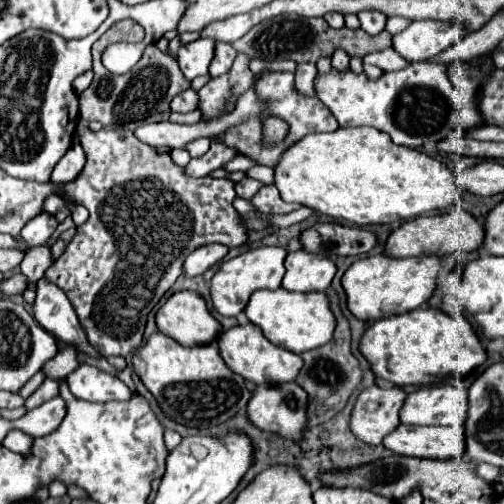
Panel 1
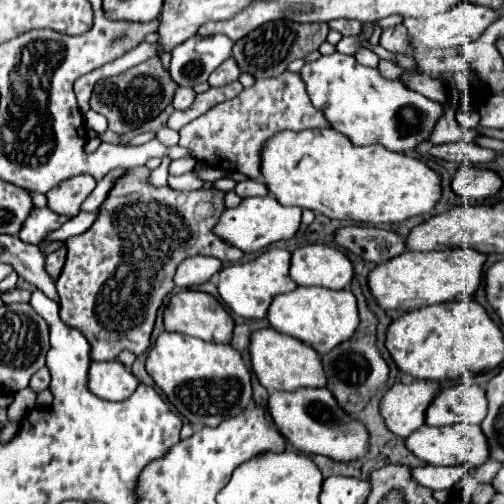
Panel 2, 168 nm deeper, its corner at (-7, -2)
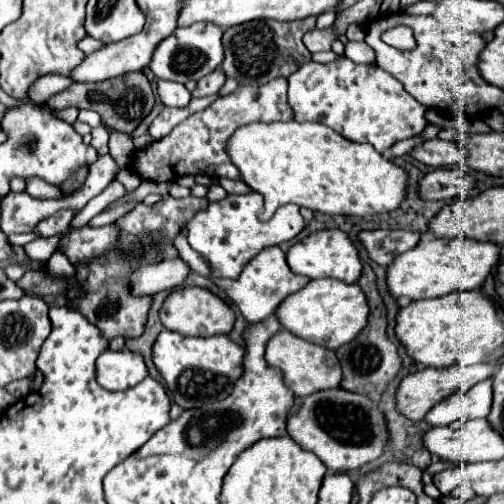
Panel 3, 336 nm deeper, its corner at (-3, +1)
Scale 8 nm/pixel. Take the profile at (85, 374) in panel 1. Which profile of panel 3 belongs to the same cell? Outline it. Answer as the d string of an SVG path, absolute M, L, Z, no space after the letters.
M128 348L120 352L106 350L96 360L96 382L110 392L132 388L146 376L148 370L142 356L130 352Z

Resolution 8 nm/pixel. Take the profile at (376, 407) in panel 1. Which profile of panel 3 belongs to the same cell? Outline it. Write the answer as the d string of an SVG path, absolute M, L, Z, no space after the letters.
M478 364L478 366L452 366L452 368L424 368L418 370L414 374L408 374L406 378L402 378L398 390L396 390L396 408L402 416L406 416L412 422L418 422L426 416L426 412L438 404L440 400L444 400L446 396L450 396L456 390L468 390L470 386L474 386L480 380L486 380L494 370L494 364Z

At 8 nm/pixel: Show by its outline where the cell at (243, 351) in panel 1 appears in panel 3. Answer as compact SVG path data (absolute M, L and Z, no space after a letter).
M278 330L272 340L268 340L266 344L266 362L272 368L282 370L284 374L284 384L296 394L296 396L308 396L312 392L318 390L326 390L326 388L336 388L340 386L340 362L336 360L336 354L328 348L316 346L312 342L306 342L298 336L294 336L288 330Z

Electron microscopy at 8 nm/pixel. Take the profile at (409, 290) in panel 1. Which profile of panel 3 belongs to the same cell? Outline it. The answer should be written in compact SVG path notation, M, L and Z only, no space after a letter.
M422 236L422 240L412 250L398 254L394 262L388 266L386 270L388 292L394 298L406 296L410 300L420 300L420 298L436 298L458 290L480 288L492 266L498 262L498 254L500 248L488 242L474 242L462 236L450 240Z

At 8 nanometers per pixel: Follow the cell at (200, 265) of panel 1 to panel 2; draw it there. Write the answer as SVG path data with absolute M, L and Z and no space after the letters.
M188 257L184 259L174 275L174 283L178 287L194 287L204 281L208 281L212 275L216 275L222 267L222 261L214 257Z

